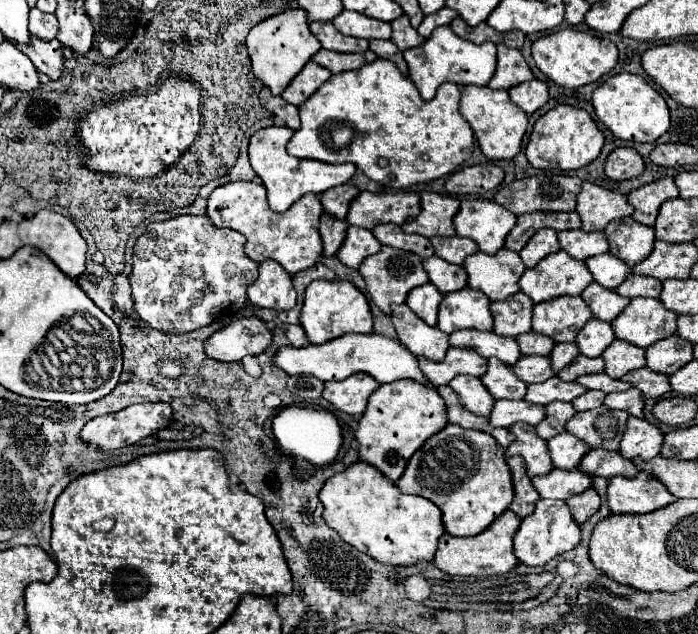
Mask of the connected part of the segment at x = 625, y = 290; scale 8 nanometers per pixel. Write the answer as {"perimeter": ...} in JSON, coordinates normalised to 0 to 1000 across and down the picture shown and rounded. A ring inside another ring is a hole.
{"perimeter":[[[901,432],[881,457],[884,464],[895,467],[895,470],[913,470],[913,467],[924,467],[924,470],[944,470],[947,464],[947,445],[938,438],[927,438],[927,435],[915,435],[915,432]]]}

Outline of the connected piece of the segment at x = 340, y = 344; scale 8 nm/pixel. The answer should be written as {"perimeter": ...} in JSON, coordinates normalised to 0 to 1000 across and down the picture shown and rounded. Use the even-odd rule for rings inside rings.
{"perimeter":[[[534,524],[532,527],[491,527],[489,533],[477,533],[474,539],[454,543],[454,546],[448,546],[448,543],[434,546],[434,549],[405,546],[397,552],[391,574],[397,580],[403,580],[411,593],[431,590],[431,593],[457,596],[463,603],[494,599],[511,587],[526,587],[543,606],[566,603],[574,596],[589,596],[603,606],[615,606],[597,577],[597,565],[577,543],[572,543],[572,536],[552,533],[552,530],[534,527]]]}

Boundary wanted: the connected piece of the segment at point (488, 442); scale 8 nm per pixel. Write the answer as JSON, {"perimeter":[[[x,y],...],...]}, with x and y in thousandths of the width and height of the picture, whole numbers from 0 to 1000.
{"perimeter":[[[640,669],[589,719],[569,767],[577,779],[597,779],[617,789],[635,811],[640,842],[681,845],[718,814],[735,789],[732,744],[721,716],[723,707],[706,688]]]}

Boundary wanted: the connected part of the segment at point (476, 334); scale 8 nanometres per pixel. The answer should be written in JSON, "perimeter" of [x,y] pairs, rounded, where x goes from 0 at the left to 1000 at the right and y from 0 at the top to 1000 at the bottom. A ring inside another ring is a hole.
{"perimeter":[[[652,521],[643,527],[643,546],[649,549],[675,549],[692,565],[712,565],[721,574],[738,574],[746,565],[738,533],[721,533],[706,524],[686,521]]]}

